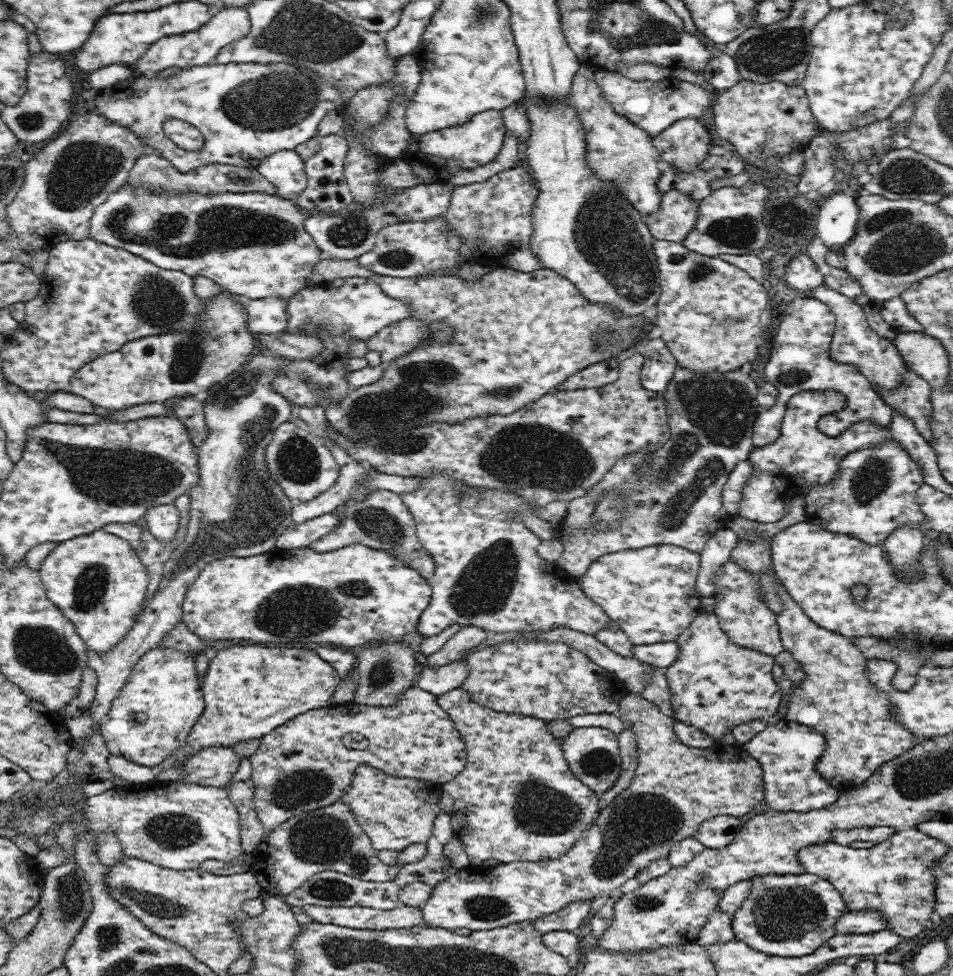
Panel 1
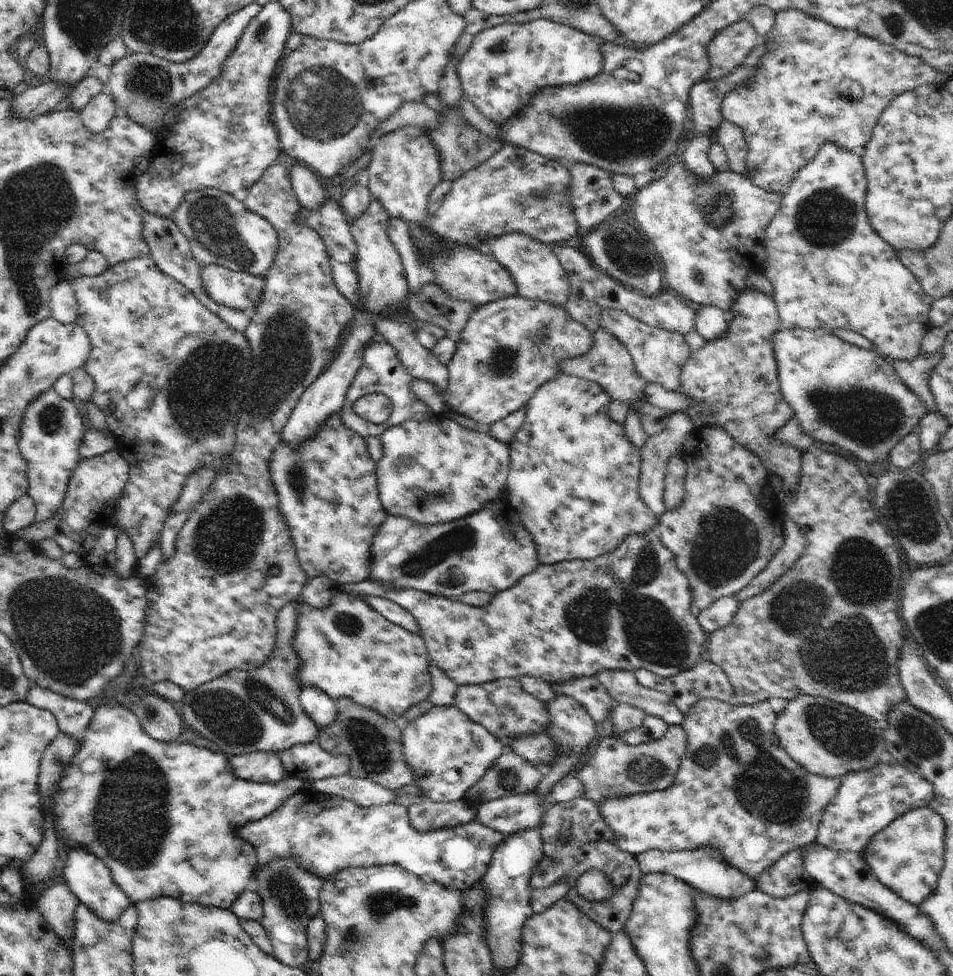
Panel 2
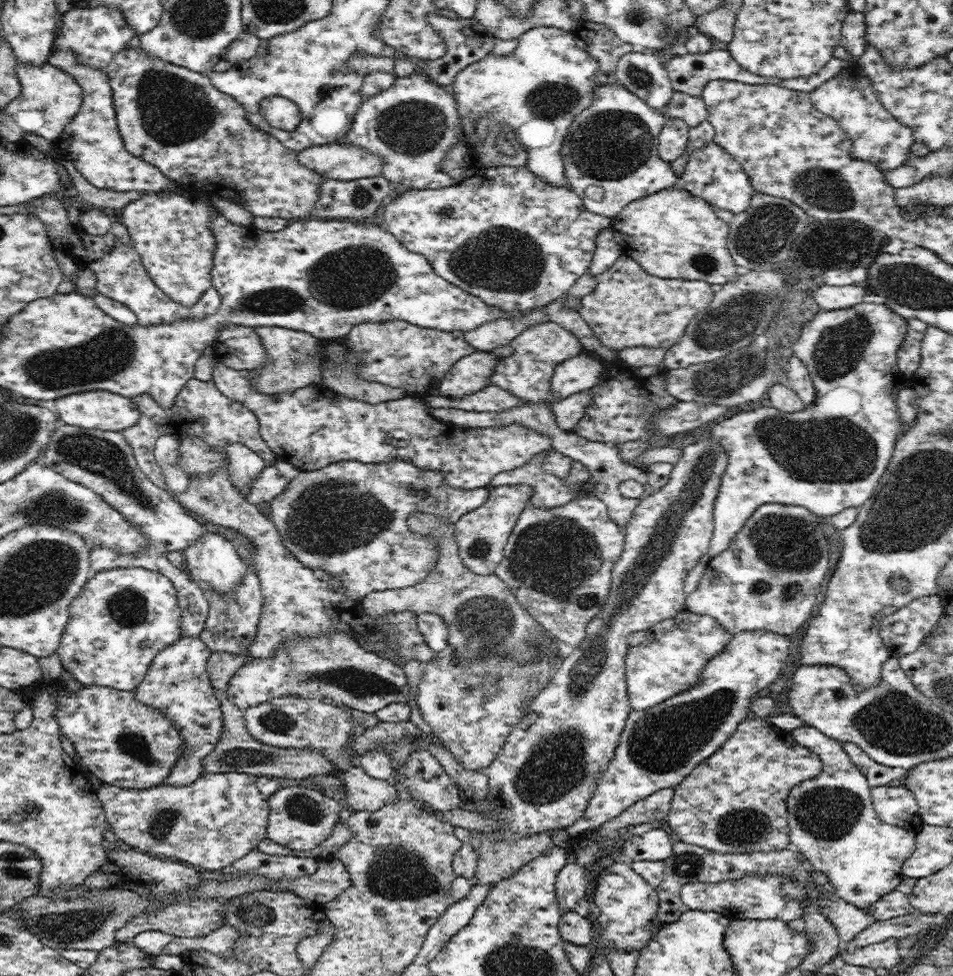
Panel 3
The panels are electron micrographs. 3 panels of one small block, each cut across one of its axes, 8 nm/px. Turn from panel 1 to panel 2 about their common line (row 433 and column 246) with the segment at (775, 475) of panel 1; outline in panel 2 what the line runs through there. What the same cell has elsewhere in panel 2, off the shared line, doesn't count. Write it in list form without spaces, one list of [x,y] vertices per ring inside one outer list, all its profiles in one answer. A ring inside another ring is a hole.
[[[112,700],[111,706],[102,704],[93,710],[93,719],[81,738],[80,750],[76,752],[72,762],[64,768],[64,776],[58,782],[58,788],[56,788],[54,796],[50,798],[50,802],[52,802],[52,816],[56,820],[54,830],[56,830],[56,834],[61,835],[60,840],[62,840],[68,853],[72,849],[84,848],[84,850],[92,852],[98,860],[102,860],[111,870],[112,880],[134,904],[142,901],[156,900],[156,898],[164,898],[162,894],[168,894],[168,898],[181,900],[186,904],[196,903],[202,906],[229,909],[246,888],[252,887],[251,876],[258,864],[256,850],[252,850],[252,846],[248,842],[240,840],[234,834],[234,828],[244,824],[244,822],[248,822],[248,820],[250,822],[260,822],[262,818],[268,818],[290,796],[294,796],[294,794],[298,794],[302,790],[308,790],[311,787],[308,781],[301,781],[299,778],[292,778],[287,775],[284,780],[274,783],[255,783],[254,781],[244,780],[232,772],[232,768],[228,766],[228,759],[228,756],[222,751],[213,752],[208,748],[199,748],[190,743],[156,740],[147,732],[144,732],[144,728],[140,726],[138,718],[130,710],[125,709],[120,704],[116,704],[114,700]]]

